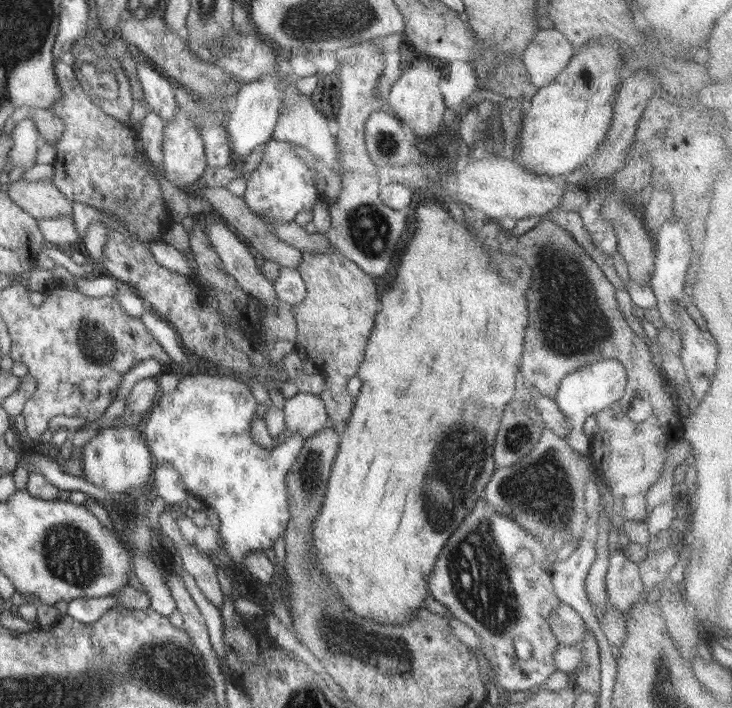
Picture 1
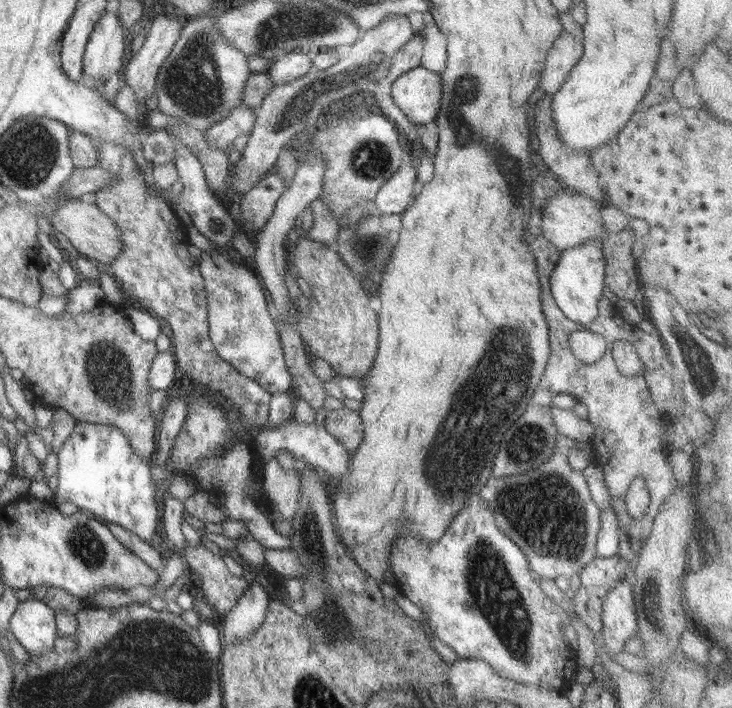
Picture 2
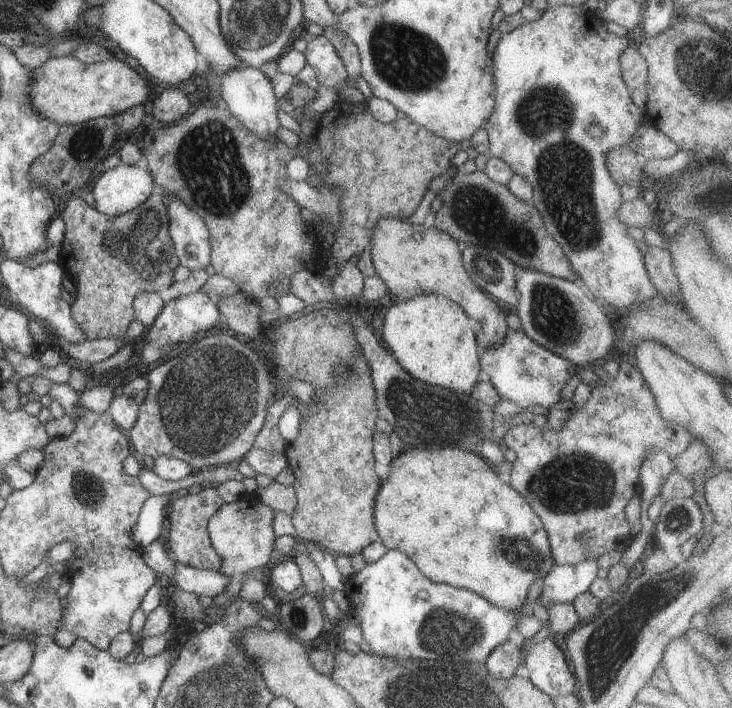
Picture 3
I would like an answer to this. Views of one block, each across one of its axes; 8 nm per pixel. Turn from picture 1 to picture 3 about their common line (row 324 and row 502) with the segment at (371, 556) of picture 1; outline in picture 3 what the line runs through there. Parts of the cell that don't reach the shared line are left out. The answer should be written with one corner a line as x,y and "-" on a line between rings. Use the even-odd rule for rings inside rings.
452,445
436,448
411,447
398,457
394,457
390,466
390,477
388,480
381,482
378,494
374,498
373,512
377,534
380,541
386,546
386,549
397,549
400,552
404,552
418,566
420,573
432,580
432,582
443,583
474,592
488,600
490,604
498,608
504,608
504,610
521,612
527,609
530,604
528,600
530,587
537,579
546,577
555,565
548,536
544,526
542,526
542,520
532,512
528,502
516,490
502,482
498,474
480,456
477,456
472,451
464,451

